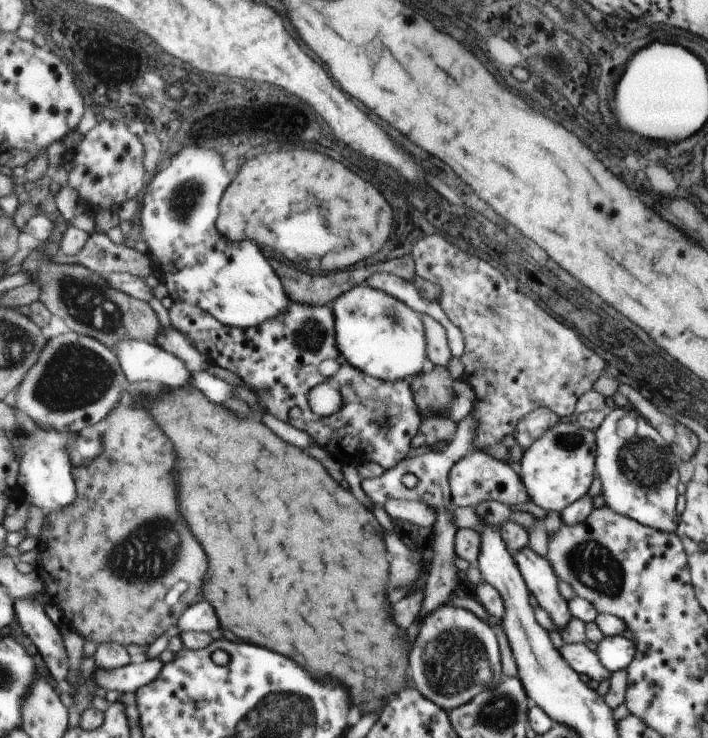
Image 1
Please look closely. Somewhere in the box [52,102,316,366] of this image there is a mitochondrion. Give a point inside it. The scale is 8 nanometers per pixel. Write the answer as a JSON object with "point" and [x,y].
{"point":[86,301]}

